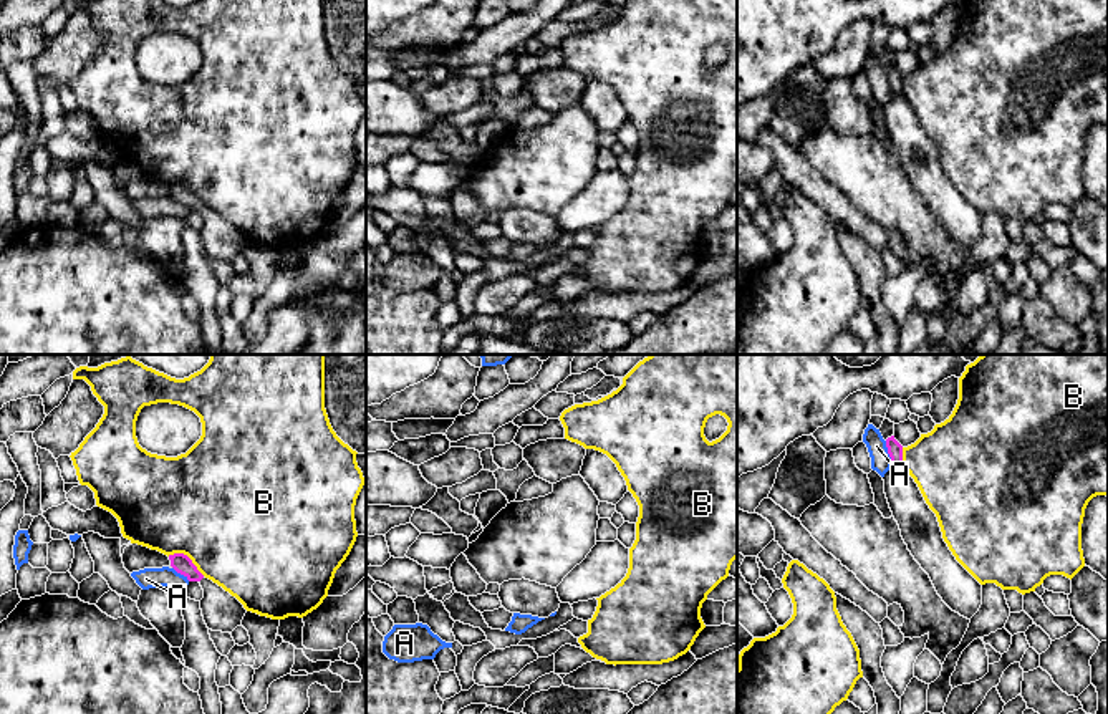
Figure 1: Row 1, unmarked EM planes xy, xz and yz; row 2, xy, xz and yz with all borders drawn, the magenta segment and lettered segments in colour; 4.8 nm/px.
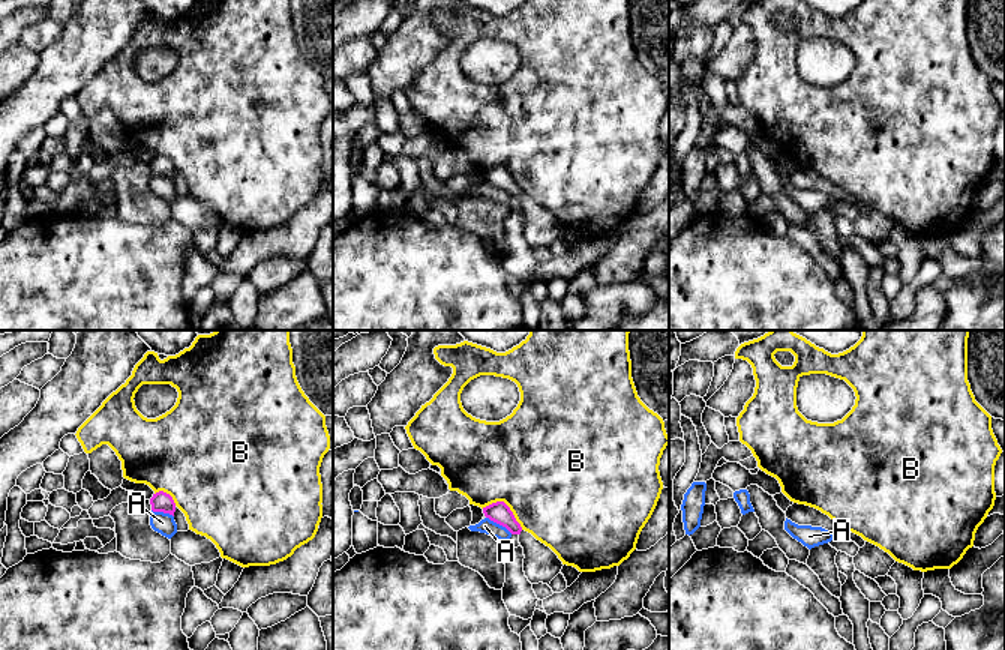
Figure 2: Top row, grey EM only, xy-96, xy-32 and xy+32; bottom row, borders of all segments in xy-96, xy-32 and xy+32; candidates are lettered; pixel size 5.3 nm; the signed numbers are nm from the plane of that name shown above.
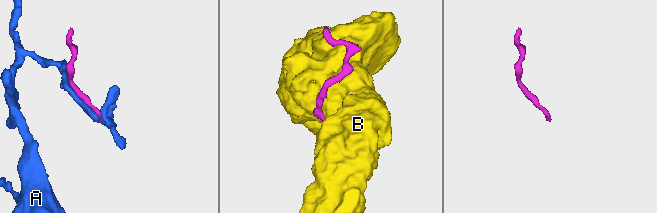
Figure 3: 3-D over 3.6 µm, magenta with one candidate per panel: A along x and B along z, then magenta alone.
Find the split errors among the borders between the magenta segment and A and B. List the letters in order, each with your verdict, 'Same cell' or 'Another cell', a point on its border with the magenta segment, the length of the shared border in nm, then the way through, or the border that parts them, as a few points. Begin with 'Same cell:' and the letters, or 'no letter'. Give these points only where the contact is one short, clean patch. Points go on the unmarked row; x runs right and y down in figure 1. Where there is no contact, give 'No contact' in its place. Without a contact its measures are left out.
Same cell: no letter
A: Another cell. Touches magenta at yz (888, 82). Shared border 130 nm
B: Another cell. Touches magenta at xy (187, 186). Shared border 200 nm

